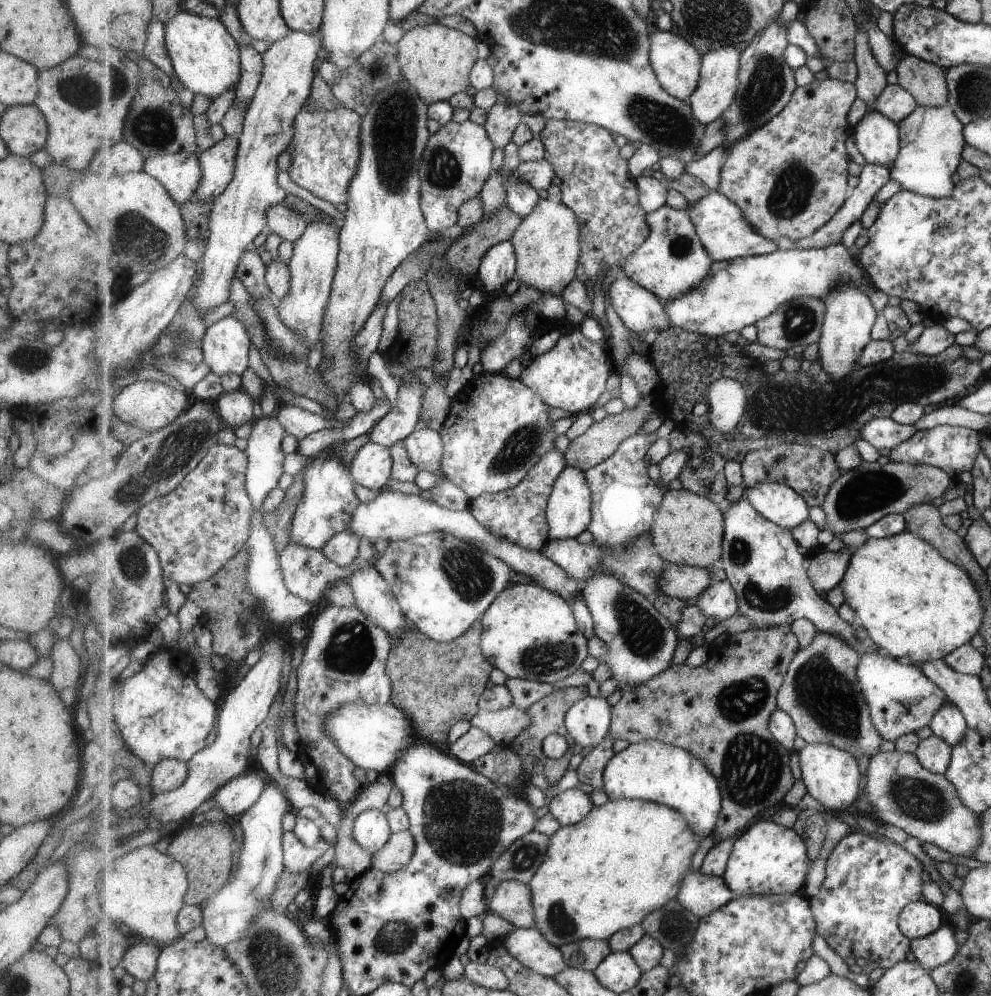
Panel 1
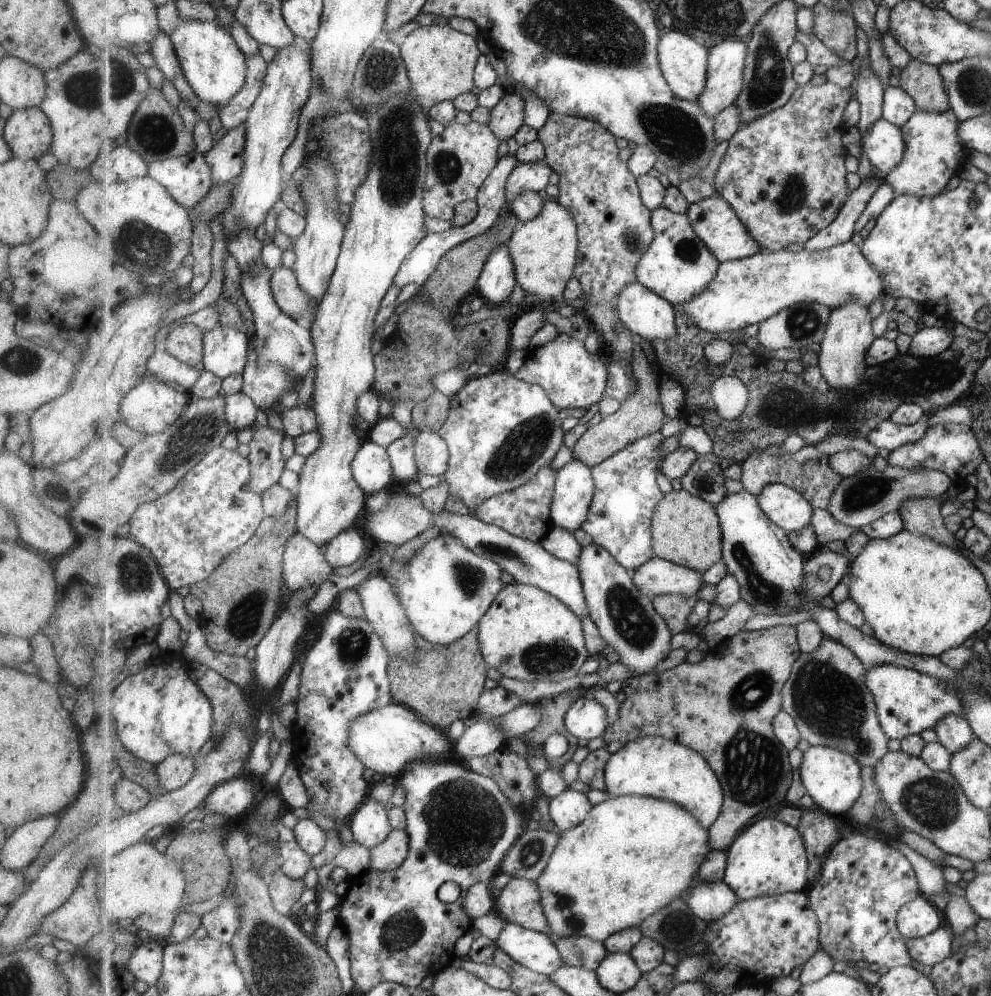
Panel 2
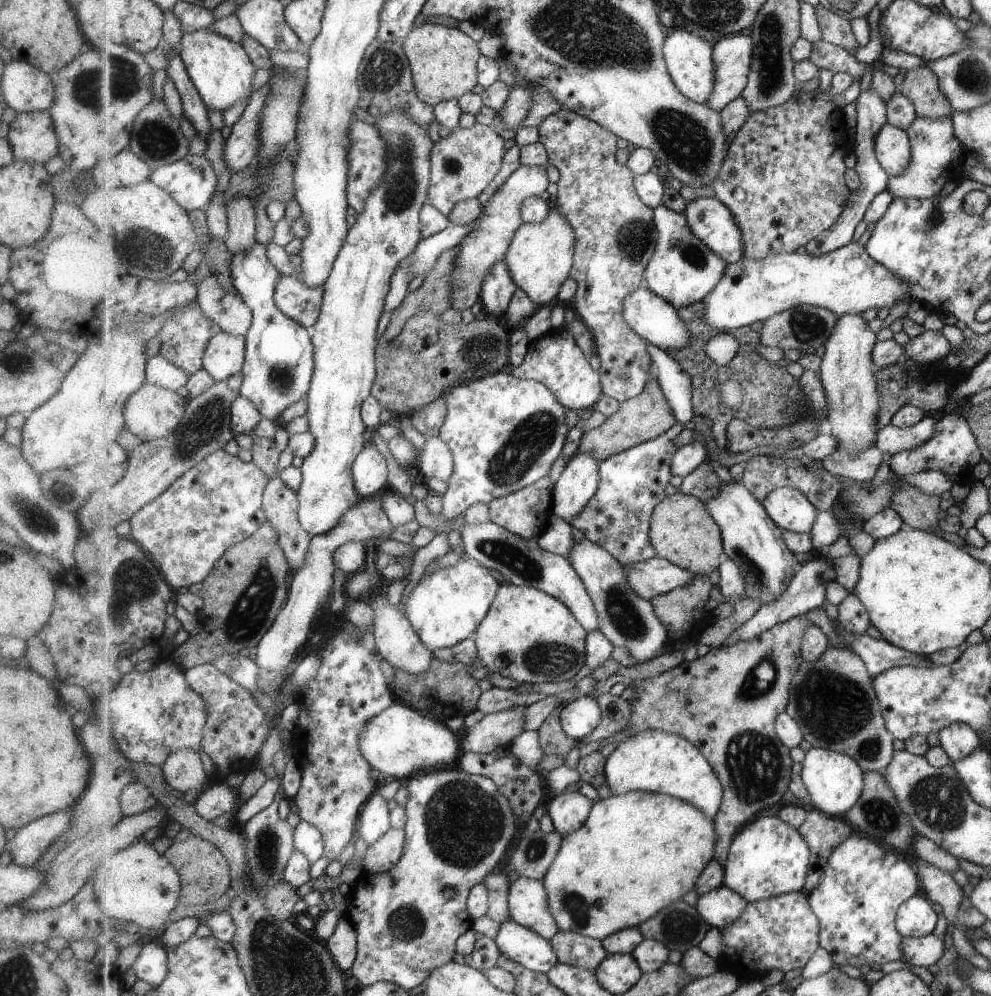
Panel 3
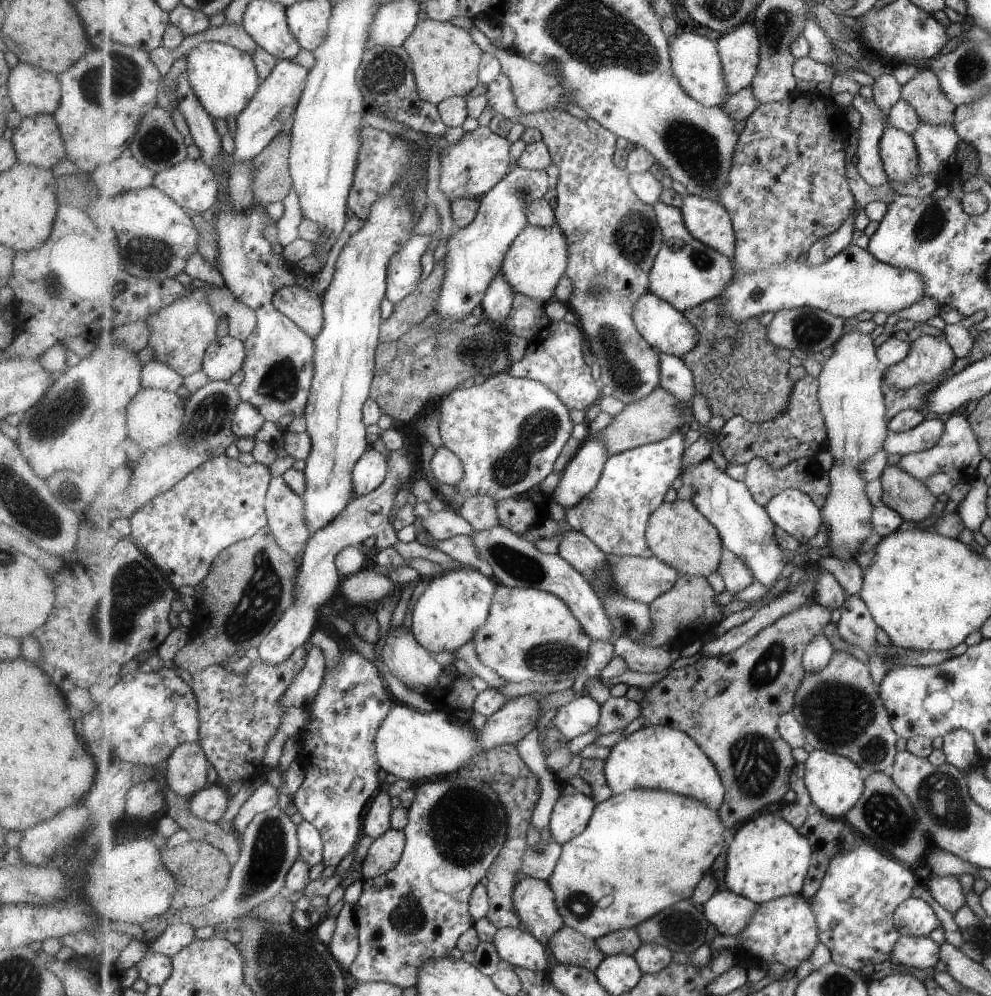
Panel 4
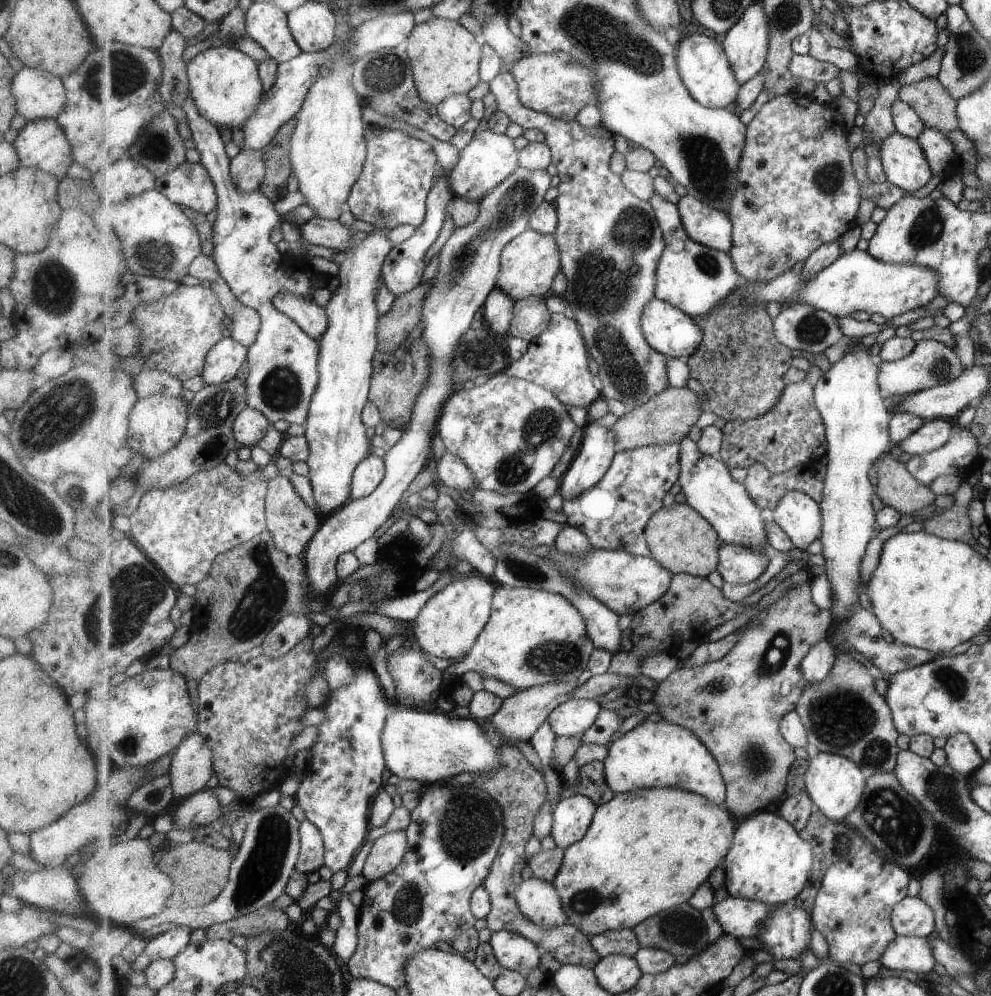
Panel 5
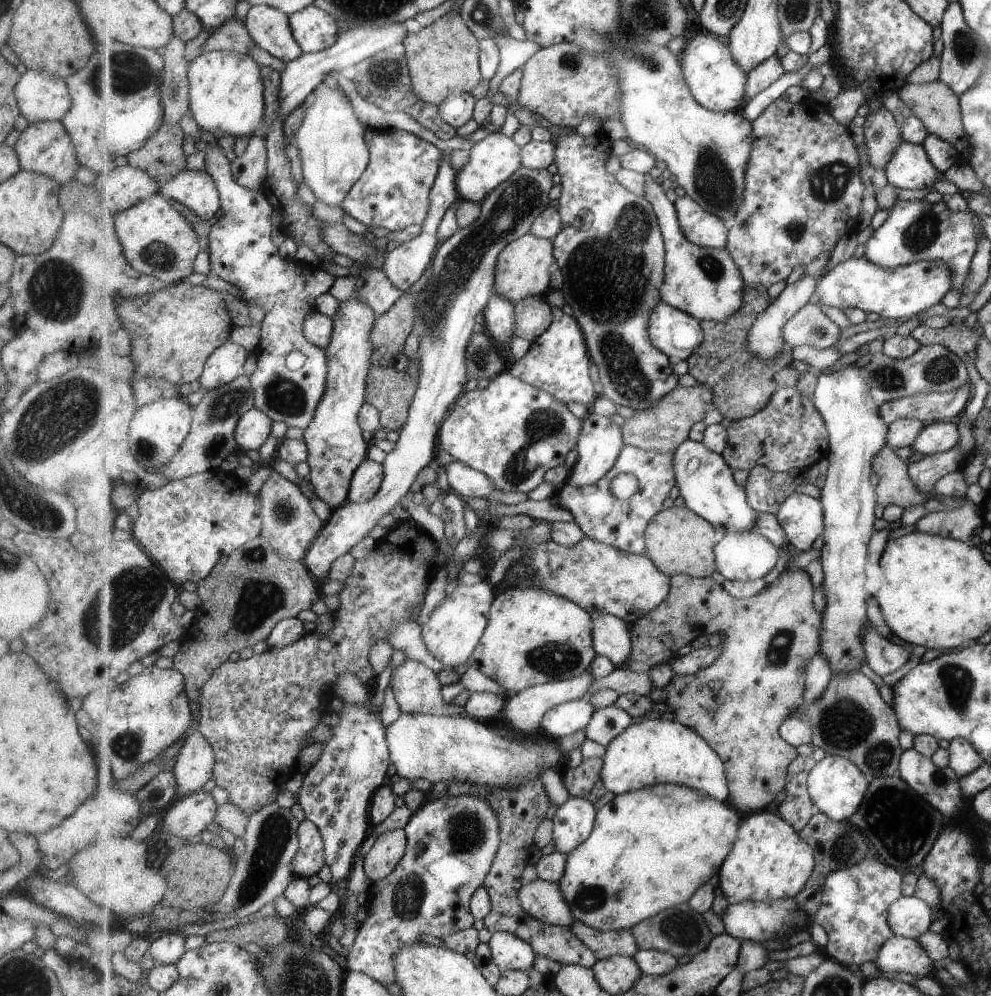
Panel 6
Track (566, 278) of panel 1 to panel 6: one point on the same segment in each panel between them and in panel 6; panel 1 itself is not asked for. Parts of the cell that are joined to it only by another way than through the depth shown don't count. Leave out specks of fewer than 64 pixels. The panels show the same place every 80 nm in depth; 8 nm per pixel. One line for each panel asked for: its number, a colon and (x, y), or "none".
2: (545, 250)
3: (541, 257)
4: (538, 259)
5: (530, 263)
6: (524, 269)

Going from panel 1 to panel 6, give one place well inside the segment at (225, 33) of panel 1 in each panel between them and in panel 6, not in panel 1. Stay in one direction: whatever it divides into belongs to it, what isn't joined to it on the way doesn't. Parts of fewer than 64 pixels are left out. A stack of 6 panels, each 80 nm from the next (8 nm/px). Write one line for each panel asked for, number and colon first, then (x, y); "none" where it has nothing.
2: (215, 66)
3: (223, 72)
4: (225, 78)
5: (226, 83)
6: (227, 89)

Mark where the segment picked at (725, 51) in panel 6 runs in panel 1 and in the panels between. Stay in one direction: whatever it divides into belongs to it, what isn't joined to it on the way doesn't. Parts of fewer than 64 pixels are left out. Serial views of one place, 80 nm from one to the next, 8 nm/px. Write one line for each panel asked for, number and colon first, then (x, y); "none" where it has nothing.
1: (677, 62)
2: (684, 61)
3: (690, 59)
4: (696, 60)
5: (704, 67)

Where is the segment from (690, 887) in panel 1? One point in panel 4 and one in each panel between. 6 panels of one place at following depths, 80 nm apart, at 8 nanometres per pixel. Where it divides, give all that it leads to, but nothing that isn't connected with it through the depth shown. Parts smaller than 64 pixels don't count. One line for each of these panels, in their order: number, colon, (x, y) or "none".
2: (711, 901)
3: (721, 907)
4: (729, 913)

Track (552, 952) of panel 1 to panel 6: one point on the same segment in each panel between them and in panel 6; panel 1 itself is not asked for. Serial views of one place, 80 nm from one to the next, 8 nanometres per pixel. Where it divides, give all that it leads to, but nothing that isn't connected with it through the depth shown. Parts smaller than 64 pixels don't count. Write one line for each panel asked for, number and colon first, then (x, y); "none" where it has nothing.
2: (534, 949)
3: (521, 944)
4: (520, 948)
5: (516, 952)
6: (510, 952)

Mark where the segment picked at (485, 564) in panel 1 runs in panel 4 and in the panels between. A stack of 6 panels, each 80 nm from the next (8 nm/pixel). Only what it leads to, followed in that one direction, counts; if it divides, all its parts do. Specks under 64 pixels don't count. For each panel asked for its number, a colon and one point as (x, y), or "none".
2: (446, 589)
3: (449, 605)
4: (456, 605)

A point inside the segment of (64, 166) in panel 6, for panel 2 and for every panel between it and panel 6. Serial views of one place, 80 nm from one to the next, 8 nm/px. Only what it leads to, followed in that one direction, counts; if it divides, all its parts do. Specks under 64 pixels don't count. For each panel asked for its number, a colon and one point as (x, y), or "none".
2: (27, 133)
3: (31, 135)
4: (36, 141)
5: (40, 144)

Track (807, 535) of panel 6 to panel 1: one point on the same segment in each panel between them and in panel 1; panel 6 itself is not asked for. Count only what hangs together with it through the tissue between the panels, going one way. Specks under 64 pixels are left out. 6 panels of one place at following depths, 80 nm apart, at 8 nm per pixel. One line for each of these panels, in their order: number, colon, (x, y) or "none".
1: (780, 503)
2: (786, 506)
3: (791, 509)
4: (792, 510)
5: (801, 518)

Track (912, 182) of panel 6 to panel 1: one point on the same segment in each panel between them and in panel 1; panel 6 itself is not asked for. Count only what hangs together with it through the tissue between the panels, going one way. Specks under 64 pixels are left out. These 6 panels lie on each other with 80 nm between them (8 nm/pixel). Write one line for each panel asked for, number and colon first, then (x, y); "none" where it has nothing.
1: (878, 138)
2: (885, 144)
3: (892, 148)
4: (897, 149)
5: (904, 162)

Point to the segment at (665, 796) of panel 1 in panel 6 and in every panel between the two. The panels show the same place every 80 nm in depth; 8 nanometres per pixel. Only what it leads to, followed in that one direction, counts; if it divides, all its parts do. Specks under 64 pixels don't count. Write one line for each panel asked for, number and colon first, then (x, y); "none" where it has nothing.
2: (653, 766)
3: (653, 761)
4: (655, 757)
5: (654, 754)
6: (654, 752)

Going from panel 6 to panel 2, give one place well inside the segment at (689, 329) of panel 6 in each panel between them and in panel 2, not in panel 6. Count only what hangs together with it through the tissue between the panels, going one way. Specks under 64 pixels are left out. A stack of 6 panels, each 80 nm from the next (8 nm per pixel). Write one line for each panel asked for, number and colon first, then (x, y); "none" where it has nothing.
2: (644, 312)
3: (659, 322)
4: (668, 330)
5: (672, 332)

